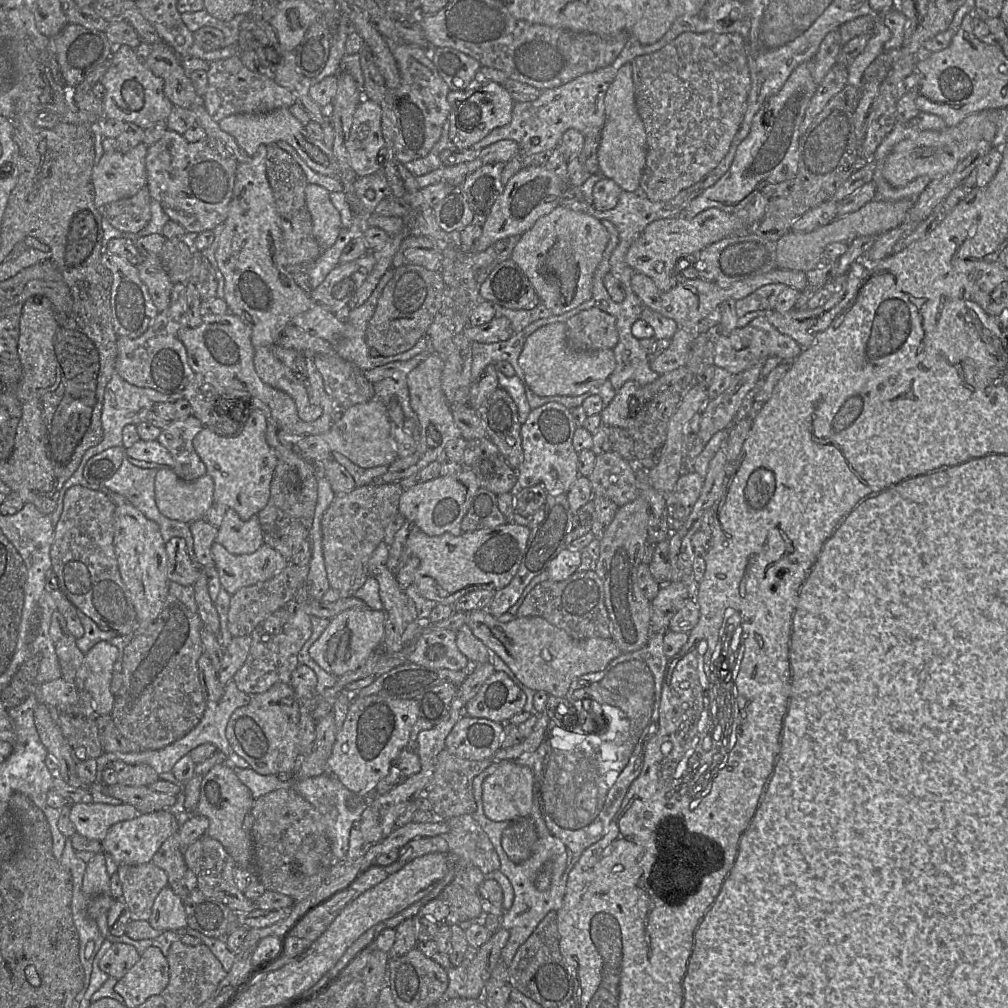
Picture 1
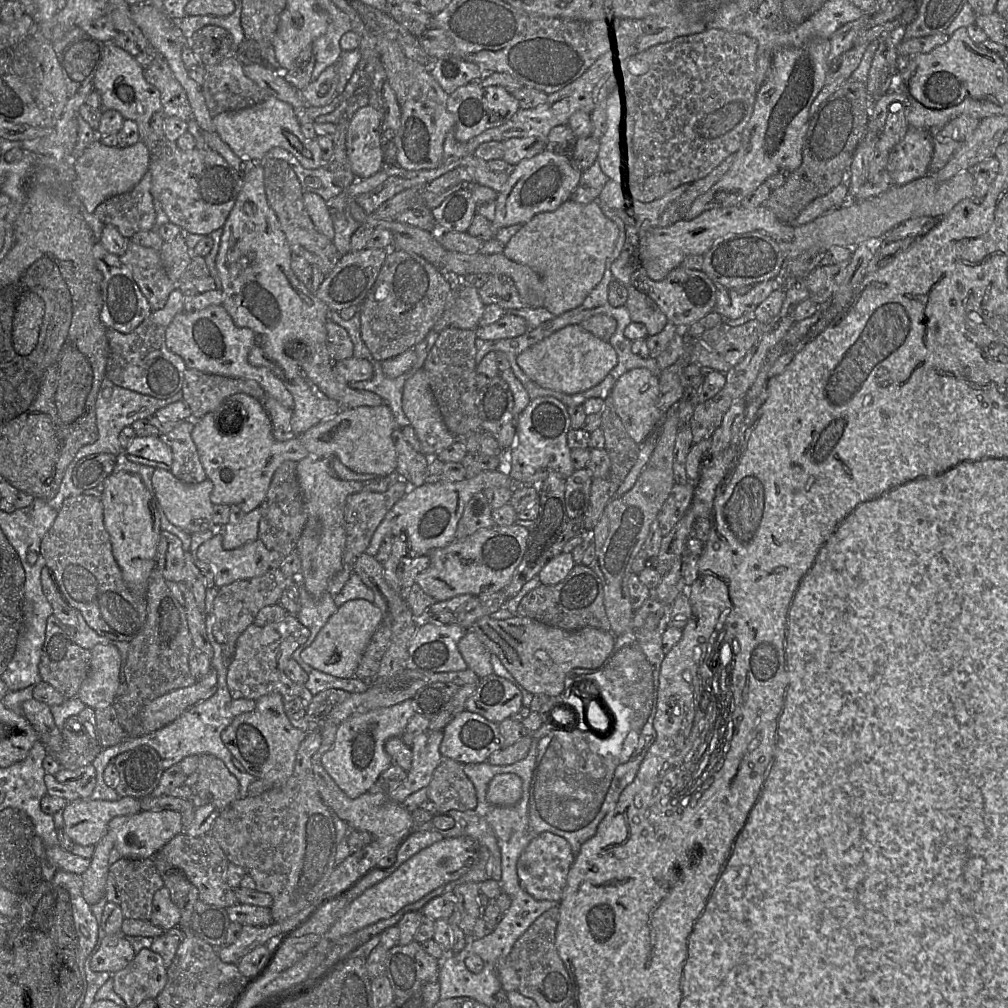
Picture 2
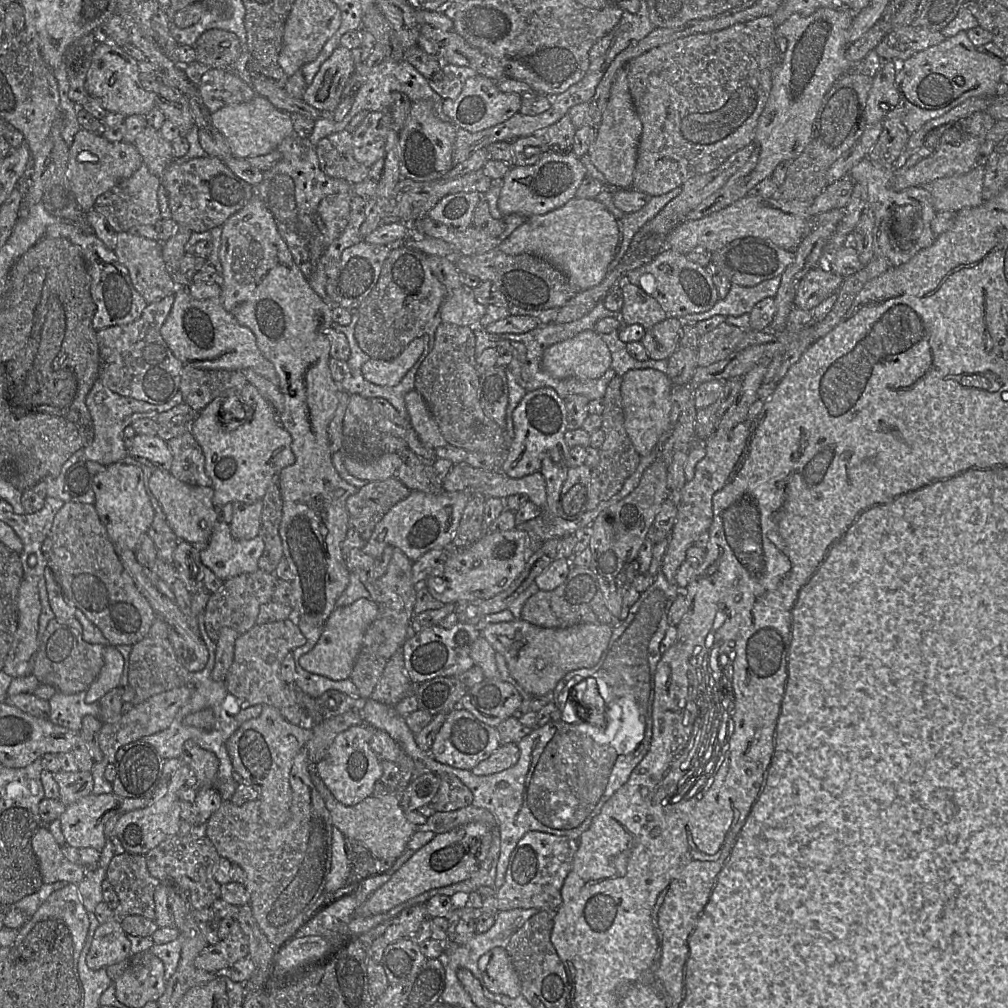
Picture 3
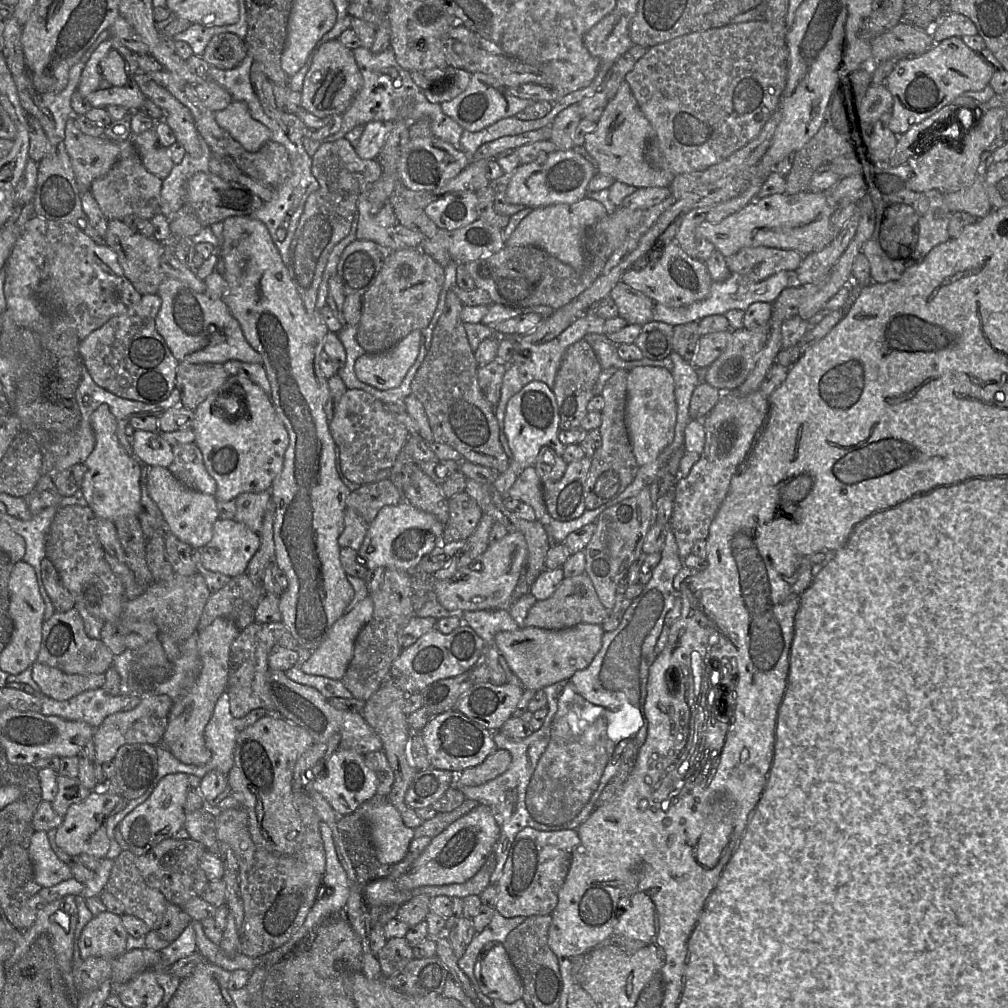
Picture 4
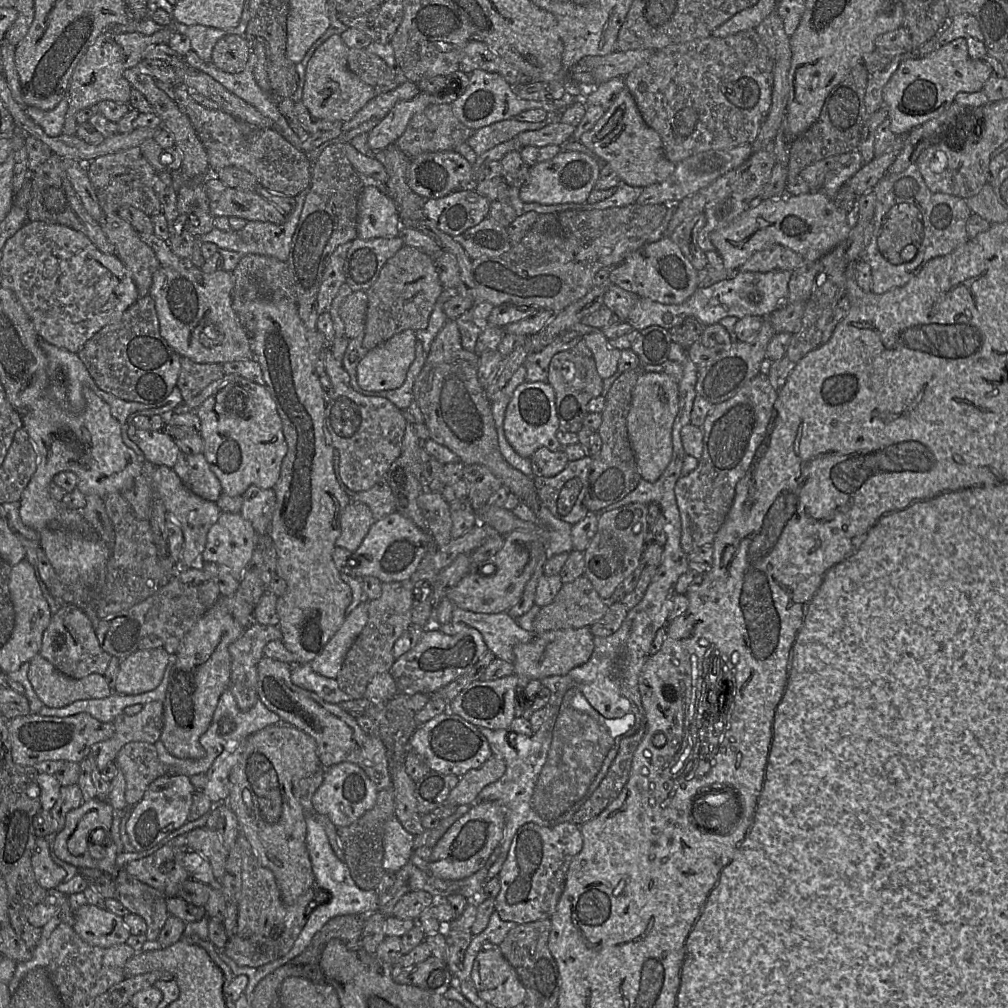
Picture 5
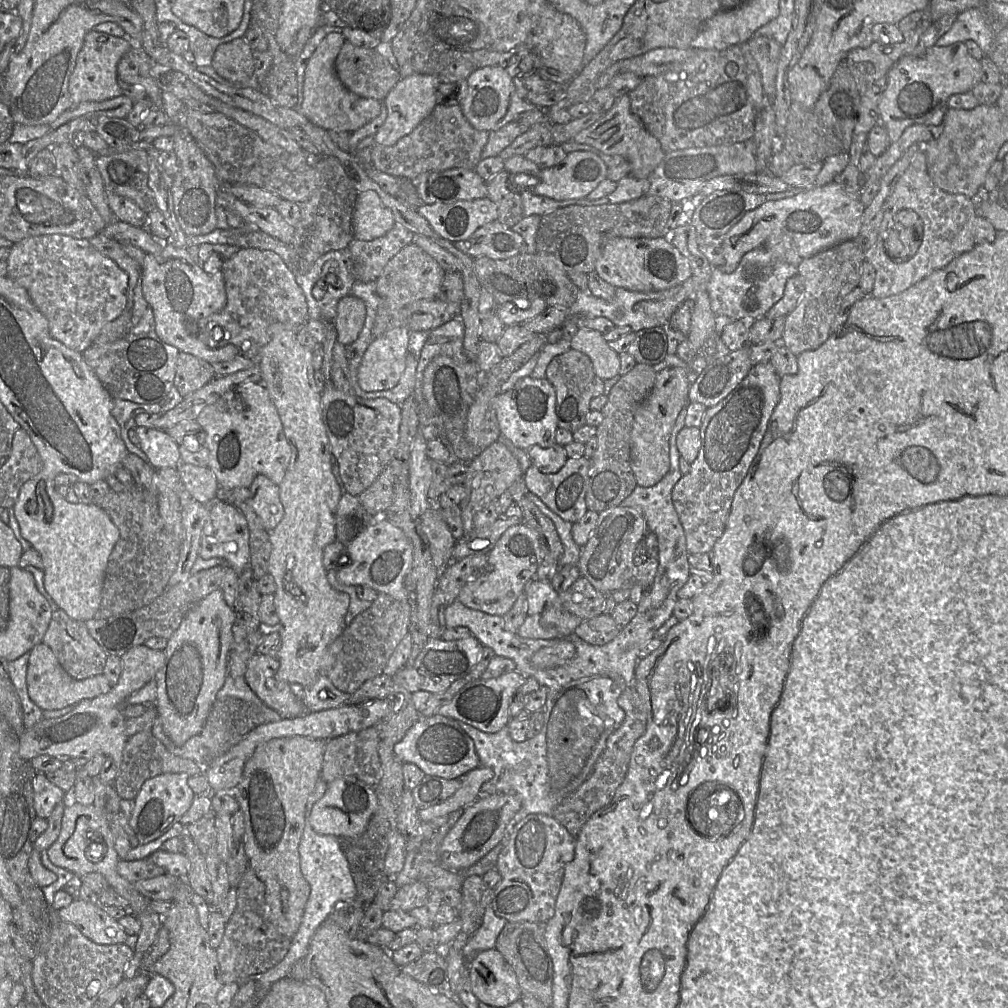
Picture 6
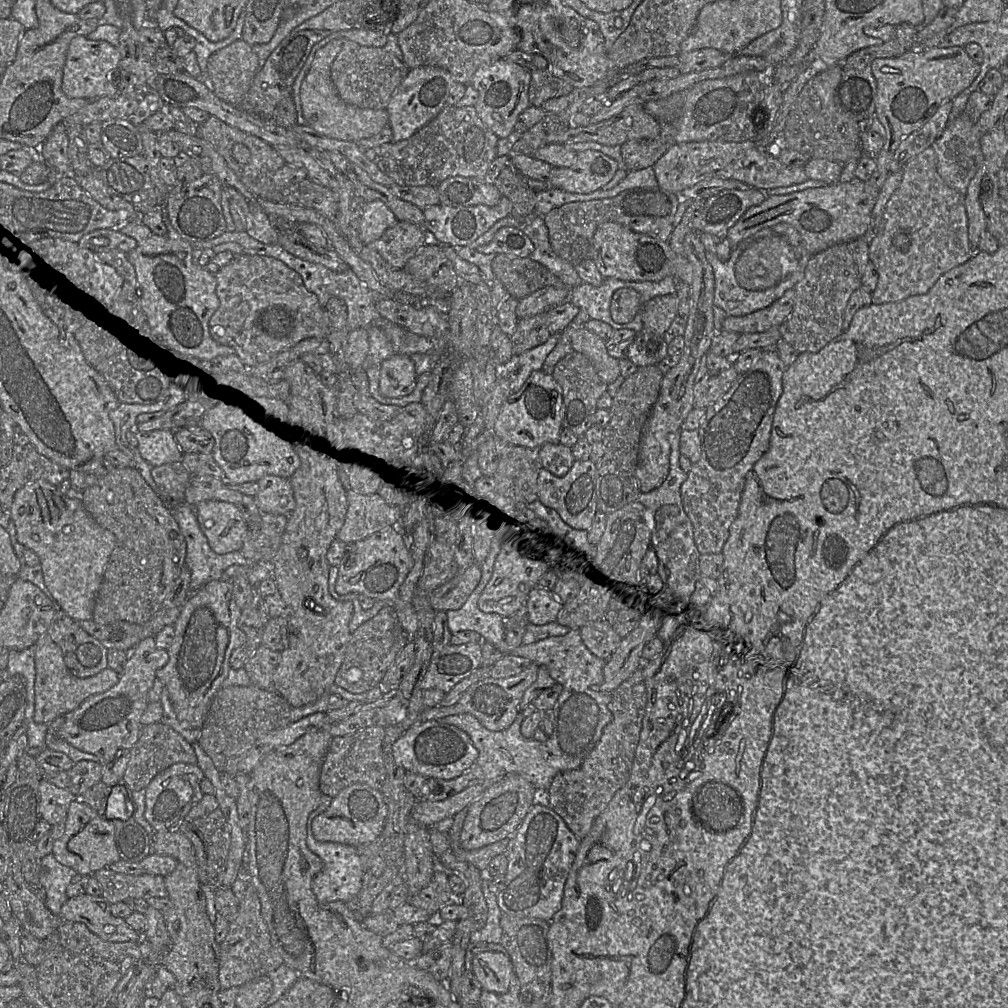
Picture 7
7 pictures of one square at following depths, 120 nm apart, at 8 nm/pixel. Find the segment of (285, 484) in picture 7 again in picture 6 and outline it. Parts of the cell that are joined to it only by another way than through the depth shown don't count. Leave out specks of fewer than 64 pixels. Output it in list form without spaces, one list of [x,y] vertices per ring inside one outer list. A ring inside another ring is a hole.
[[[263,474],[254,478],[249,487],[249,497],[245,502],[268,530],[273,530],[283,518],[284,509],[280,501],[279,485]]]

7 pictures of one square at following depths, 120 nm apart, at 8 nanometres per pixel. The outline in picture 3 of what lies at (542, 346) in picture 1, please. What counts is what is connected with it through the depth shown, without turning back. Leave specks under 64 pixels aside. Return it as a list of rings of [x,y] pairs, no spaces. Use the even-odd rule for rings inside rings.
[[[585,330],[548,347],[541,368],[558,379],[598,379],[611,366],[611,353],[601,335]]]

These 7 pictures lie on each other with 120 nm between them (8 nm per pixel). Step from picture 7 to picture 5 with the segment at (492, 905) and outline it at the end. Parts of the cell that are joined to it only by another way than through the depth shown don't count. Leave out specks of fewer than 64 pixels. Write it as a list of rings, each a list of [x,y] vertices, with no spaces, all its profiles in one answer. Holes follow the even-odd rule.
[[[495,909],[490,916],[487,927],[478,935],[472,937],[469,947],[465,952],[463,967],[461,971],[455,974],[455,981],[465,981],[470,985],[468,975],[471,980],[471,970],[478,952],[486,944],[499,946],[508,932],[518,924],[513,921],[503,921]]]

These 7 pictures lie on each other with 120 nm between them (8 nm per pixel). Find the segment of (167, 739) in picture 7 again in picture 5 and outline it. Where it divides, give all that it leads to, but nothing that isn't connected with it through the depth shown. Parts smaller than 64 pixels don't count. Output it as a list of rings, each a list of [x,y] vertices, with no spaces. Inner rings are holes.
[[[144,741],[125,744],[115,762],[124,774],[128,806],[136,805],[143,798],[148,786],[169,771],[168,766],[160,761],[155,744]]]

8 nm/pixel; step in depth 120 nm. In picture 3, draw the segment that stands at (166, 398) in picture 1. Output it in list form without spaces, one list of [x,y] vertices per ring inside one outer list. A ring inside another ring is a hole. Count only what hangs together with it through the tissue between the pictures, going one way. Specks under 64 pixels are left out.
[[[97,379],[86,397],[86,406],[90,412],[94,425],[94,437],[91,443],[74,453],[62,466],[63,470],[70,469],[80,461],[94,461],[103,466],[123,461],[128,455],[128,449],[124,444],[124,429],[131,426],[138,419],[156,418],[183,402],[182,394],[178,391],[172,399],[160,405],[150,404],[130,397],[116,394],[105,387],[100,379]]]

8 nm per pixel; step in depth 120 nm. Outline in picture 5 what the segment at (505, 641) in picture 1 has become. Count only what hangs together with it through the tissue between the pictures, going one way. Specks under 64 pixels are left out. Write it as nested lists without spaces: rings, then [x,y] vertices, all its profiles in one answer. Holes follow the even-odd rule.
[[[589,627],[551,630],[534,634],[531,641],[517,644],[513,648],[514,674],[524,680],[540,680],[548,676],[564,675],[574,667],[587,662],[593,649],[594,636]]]

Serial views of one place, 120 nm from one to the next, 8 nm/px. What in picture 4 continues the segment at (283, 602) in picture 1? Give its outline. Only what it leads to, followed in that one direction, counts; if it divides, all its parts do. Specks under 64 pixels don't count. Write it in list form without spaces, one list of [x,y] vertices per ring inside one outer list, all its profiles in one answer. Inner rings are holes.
[[[246,573],[230,578],[222,589],[208,598],[198,631],[218,617],[232,621],[240,630],[245,629],[255,622],[255,612],[264,594],[262,584],[255,584]]]

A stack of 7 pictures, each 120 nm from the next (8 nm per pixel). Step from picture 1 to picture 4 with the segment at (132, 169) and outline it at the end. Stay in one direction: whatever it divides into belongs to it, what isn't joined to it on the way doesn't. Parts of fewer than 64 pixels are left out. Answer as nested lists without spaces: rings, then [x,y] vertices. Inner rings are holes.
[[[74,118],[66,123],[64,145],[81,194],[90,191],[95,179],[108,173],[120,154],[120,144],[82,133]]]

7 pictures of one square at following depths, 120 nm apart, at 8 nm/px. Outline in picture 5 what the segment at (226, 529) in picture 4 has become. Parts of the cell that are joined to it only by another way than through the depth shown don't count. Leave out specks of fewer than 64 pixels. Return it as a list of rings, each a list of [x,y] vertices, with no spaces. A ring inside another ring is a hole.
[[[221,512],[218,520],[207,533],[202,559],[205,562],[228,567],[233,576],[240,581],[256,548],[258,536],[252,523],[244,519],[240,513]]]

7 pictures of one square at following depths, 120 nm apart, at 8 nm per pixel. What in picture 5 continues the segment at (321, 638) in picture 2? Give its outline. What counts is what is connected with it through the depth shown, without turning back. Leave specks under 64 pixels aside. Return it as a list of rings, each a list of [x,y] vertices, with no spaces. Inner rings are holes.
[[[370,600],[362,601],[347,616],[327,642],[322,652],[315,657],[310,666],[319,675],[336,679],[344,663],[346,654],[368,620]]]

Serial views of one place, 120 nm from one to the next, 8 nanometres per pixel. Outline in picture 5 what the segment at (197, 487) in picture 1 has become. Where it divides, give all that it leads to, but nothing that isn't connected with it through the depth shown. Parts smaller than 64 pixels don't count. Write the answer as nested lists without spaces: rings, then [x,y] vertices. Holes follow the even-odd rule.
[[[157,466],[153,469],[153,491],[162,500],[168,514],[181,527],[184,536],[184,547],[180,557],[180,567],[197,566],[202,560],[206,546],[207,533],[220,516],[216,503],[205,500],[191,492],[176,475],[172,468]]]

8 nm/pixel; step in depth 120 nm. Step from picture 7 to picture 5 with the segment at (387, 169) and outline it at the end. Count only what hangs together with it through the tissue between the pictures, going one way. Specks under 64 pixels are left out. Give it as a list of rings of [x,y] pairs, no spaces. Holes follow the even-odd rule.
[[[431,104],[411,119],[403,135],[394,144],[412,159],[425,152],[455,151],[474,133],[475,130],[458,120],[450,104]]]

